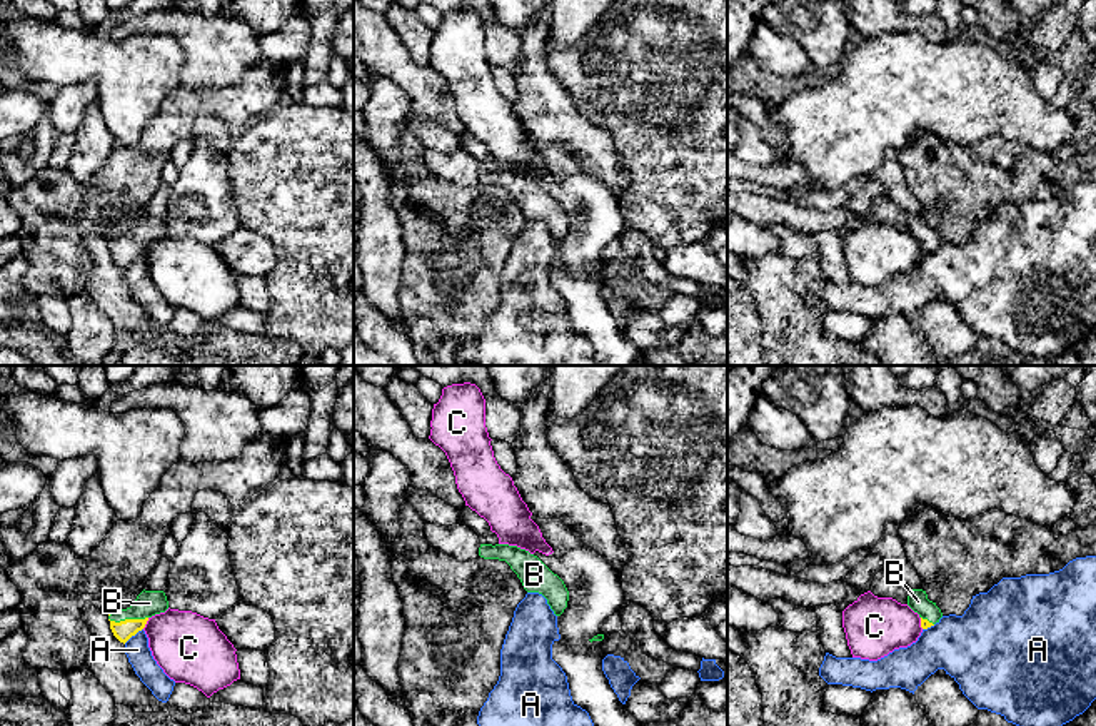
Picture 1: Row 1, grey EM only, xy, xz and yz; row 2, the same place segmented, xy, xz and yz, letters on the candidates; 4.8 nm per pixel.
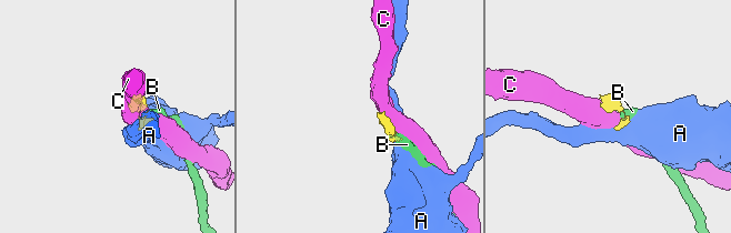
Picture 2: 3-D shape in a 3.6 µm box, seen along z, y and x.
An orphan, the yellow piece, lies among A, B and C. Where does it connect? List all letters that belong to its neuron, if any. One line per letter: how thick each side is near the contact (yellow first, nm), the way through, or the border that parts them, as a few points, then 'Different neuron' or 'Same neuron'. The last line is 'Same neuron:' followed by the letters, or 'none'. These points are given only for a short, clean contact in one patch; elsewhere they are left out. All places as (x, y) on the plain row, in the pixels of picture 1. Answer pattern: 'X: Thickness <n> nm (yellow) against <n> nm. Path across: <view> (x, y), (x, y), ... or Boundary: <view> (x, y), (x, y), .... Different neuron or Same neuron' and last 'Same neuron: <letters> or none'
A: Thickness 90 nm (yellow) against 120 nm. Boundary: xy (142, 254), (124, 269). Different neuron
B: Thickness 90 nm (yellow) against 130 nm. Path across: xy (124, 256), (127, 246), (149, 229). Same neuron
C: Thickness 90 nm (yellow) against 320 nm. Different neuron
Same neuron: B

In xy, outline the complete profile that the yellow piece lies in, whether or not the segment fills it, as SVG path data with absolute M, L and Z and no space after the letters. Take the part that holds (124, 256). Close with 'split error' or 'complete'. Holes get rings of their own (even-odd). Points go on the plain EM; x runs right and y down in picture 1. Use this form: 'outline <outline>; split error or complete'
outline M143 215L130 234L110 239L110 255L125 270L145 254L152 242L165 239L167 235L168 227L163 217Z; split error

